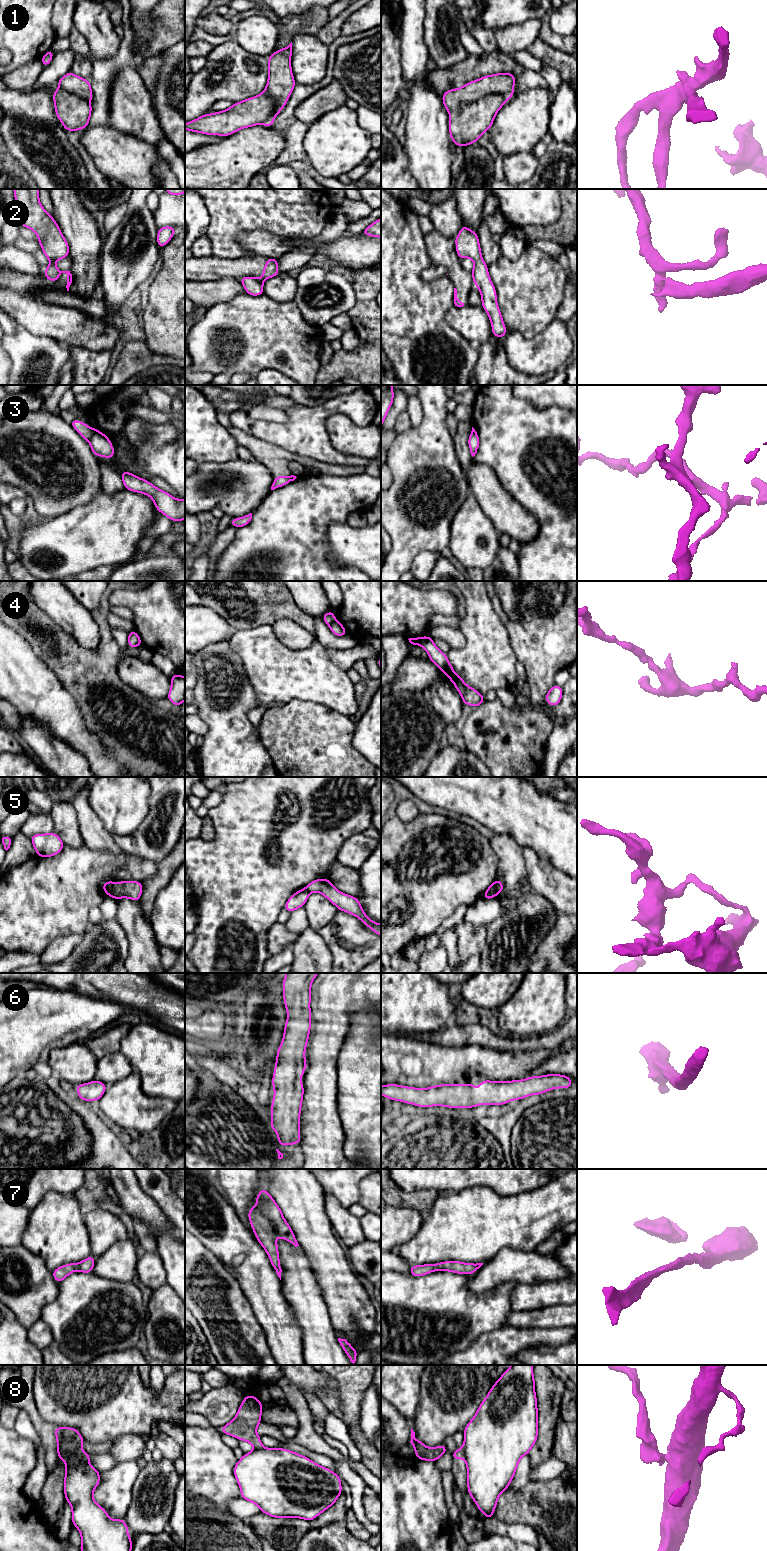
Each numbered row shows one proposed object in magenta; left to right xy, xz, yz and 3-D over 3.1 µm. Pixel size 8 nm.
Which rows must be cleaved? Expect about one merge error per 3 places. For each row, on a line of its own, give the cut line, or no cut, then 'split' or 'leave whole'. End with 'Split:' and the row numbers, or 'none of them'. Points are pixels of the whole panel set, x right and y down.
1: no cut; leave whole
2: cut in xz along (255, 278), (261, 283); split
3: cut in xy along (97, 430), (88, 440); split
4: cut in yz along (425, 637), (420, 645); split
5: cut in xy along (112, 882), (108, 894); split
6: no cut; leave whole
7: no cut; leave whole
8: cut in yz along (462, 1447), (465, 1458); split
Split: 2, 3, 4, 5, 8

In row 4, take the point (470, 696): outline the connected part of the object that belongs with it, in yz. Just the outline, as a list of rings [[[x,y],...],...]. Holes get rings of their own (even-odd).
[[[427,635],[421,643],[421,646],[428,653],[429,660],[436,664],[448,679],[453,682],[455,688],[461,695],[463,704],[477,708],[485,701],[484,695],[481,695],[476,689],[467,685],[464,680],[455,673],[447,658],[447,654],[437,648],[432,637]]]

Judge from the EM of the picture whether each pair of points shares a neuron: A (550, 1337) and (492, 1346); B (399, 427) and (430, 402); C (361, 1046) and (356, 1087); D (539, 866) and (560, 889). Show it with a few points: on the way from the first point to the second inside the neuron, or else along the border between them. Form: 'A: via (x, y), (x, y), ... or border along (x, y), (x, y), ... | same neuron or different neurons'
A: via (536, 1337), (519, 1338), (506, 1342) | same neuron
B: border along (410, 426), (397, 435) | different neurons
C: via (361, 1056), (361, 1077) | same neuron
D: via (543, 872), (554, 883) | same neuron

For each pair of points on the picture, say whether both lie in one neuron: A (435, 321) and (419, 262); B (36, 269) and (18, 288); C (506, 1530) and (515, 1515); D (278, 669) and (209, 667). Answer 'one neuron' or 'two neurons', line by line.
A: one neuron
B: two neurons
C: two neurons
D: two neurons

